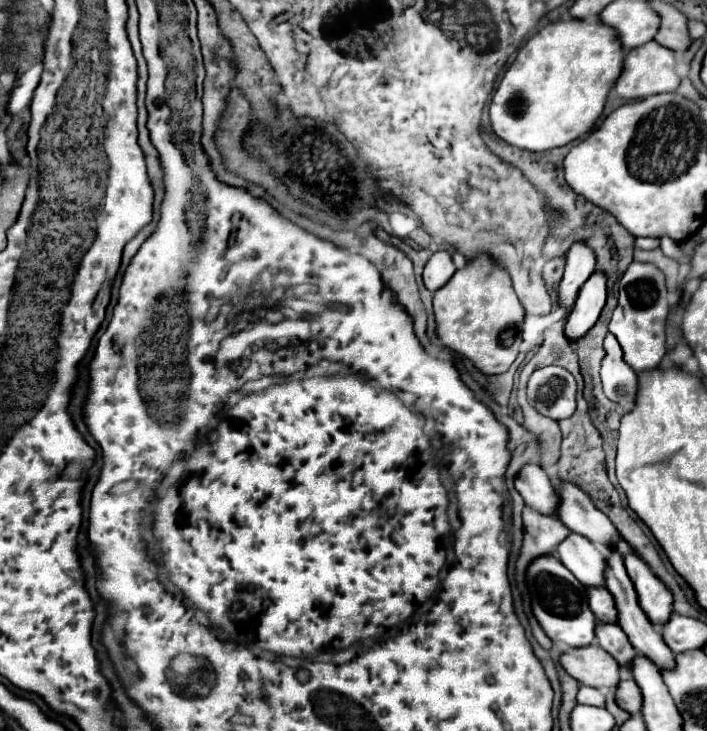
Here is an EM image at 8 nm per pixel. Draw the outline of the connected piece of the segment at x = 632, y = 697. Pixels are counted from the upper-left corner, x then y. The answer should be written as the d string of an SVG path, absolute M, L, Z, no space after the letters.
M625 679L619 683L615 699L617 699L617 705L631 715L637 715L641 711L641 691L637 691L637 685L633 683L633 679Z

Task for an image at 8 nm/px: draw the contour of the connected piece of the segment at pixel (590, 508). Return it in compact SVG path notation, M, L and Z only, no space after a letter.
M573 483L559 485L561 505L557 509L557 517L573 531L587 537L591 543L601 545L603 549L619 547L621 533L613 523L591 503L591 499Z

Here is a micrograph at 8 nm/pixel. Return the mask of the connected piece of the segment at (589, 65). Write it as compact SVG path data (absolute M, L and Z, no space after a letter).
M557 19L545 25L535 33L517 53L515 61L503 75L489 107L493 131L519 149L527 151L547 151L563 147L595 125L601 117L607 97L621 75L621 65L625 61L625 49L621 47L621 37L613 27L605 27L601 19L583 21L583 19Z

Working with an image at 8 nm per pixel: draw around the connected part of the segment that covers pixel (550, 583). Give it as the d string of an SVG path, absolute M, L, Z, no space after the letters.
M547 555L547 557L535 559L529 565L527 577L531 585L531 595L533 595L533 613L541 623L543 631L547 633L547 637L551 641L561 641L571 649L593 645L595 643L593 631L597 627L597 619L589 609L587 589L575 579L575 575L555 557Z

